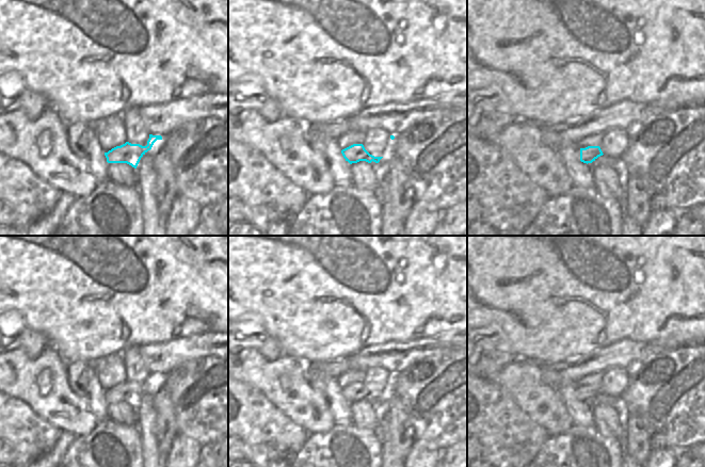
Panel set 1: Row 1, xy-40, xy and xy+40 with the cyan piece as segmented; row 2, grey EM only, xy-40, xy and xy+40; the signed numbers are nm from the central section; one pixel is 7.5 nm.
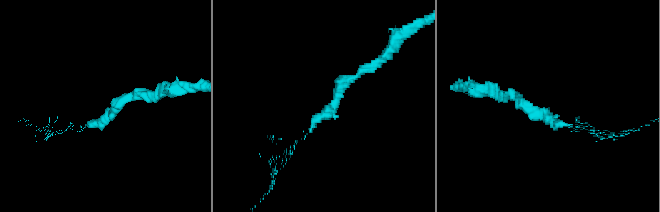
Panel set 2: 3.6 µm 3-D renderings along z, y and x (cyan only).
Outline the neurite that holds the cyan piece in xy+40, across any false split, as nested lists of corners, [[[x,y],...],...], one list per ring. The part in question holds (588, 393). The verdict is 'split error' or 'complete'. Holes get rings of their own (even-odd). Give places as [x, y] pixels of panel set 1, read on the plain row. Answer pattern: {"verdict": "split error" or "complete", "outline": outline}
{"verdict": "complete", "outline": [[[588,385],[586,387],[580,387],[580,400],[587,403],[592,402],[603,393],[604,392],[599,385]]]}

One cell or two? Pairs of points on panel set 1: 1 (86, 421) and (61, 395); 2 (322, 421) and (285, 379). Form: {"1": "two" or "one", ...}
{"1": "one", "2": "one"}

